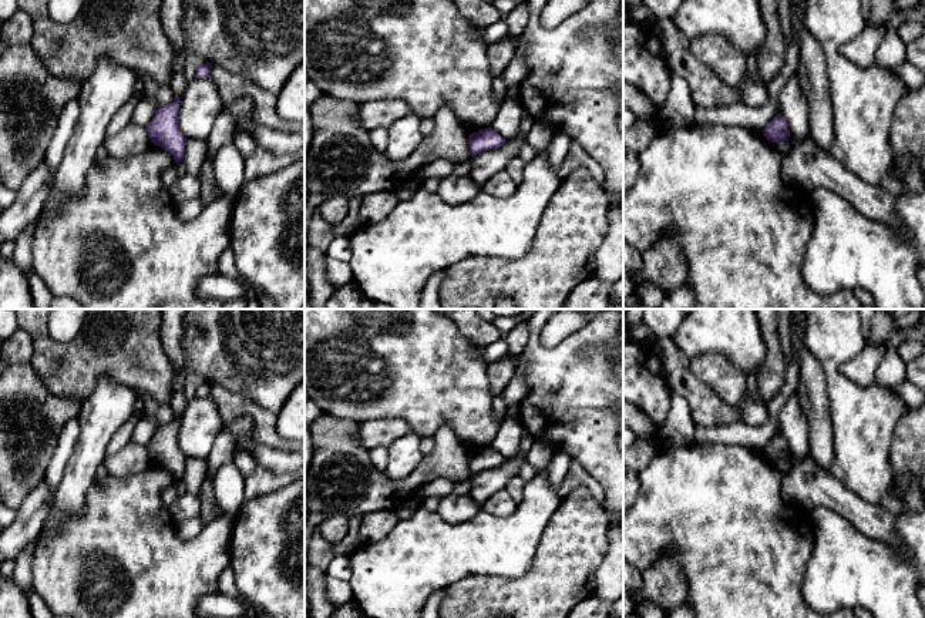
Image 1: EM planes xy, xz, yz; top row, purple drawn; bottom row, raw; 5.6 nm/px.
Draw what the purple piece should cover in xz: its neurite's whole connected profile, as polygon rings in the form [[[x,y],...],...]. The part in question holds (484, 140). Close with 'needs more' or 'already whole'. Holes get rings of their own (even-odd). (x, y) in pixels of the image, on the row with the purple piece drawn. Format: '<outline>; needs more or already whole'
[[[491,127],[470,134],[470,151],[472,157],[484,151],[497,150],[502,147],[504,142],[505,138]]]; already whole

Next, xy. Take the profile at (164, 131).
[[[175,95],[174,101],[166,105],[158,105],[158,110],[147,125],[151,142],[168,151],[175,162],[182,162],[186,138],[178,128],[178,111],[181,98]]]; already whole

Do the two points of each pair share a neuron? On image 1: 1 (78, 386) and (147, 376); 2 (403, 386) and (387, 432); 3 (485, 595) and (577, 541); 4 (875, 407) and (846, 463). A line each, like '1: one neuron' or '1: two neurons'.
1: one neuron
2: two neurons
3: one neuron
4: one neuron

